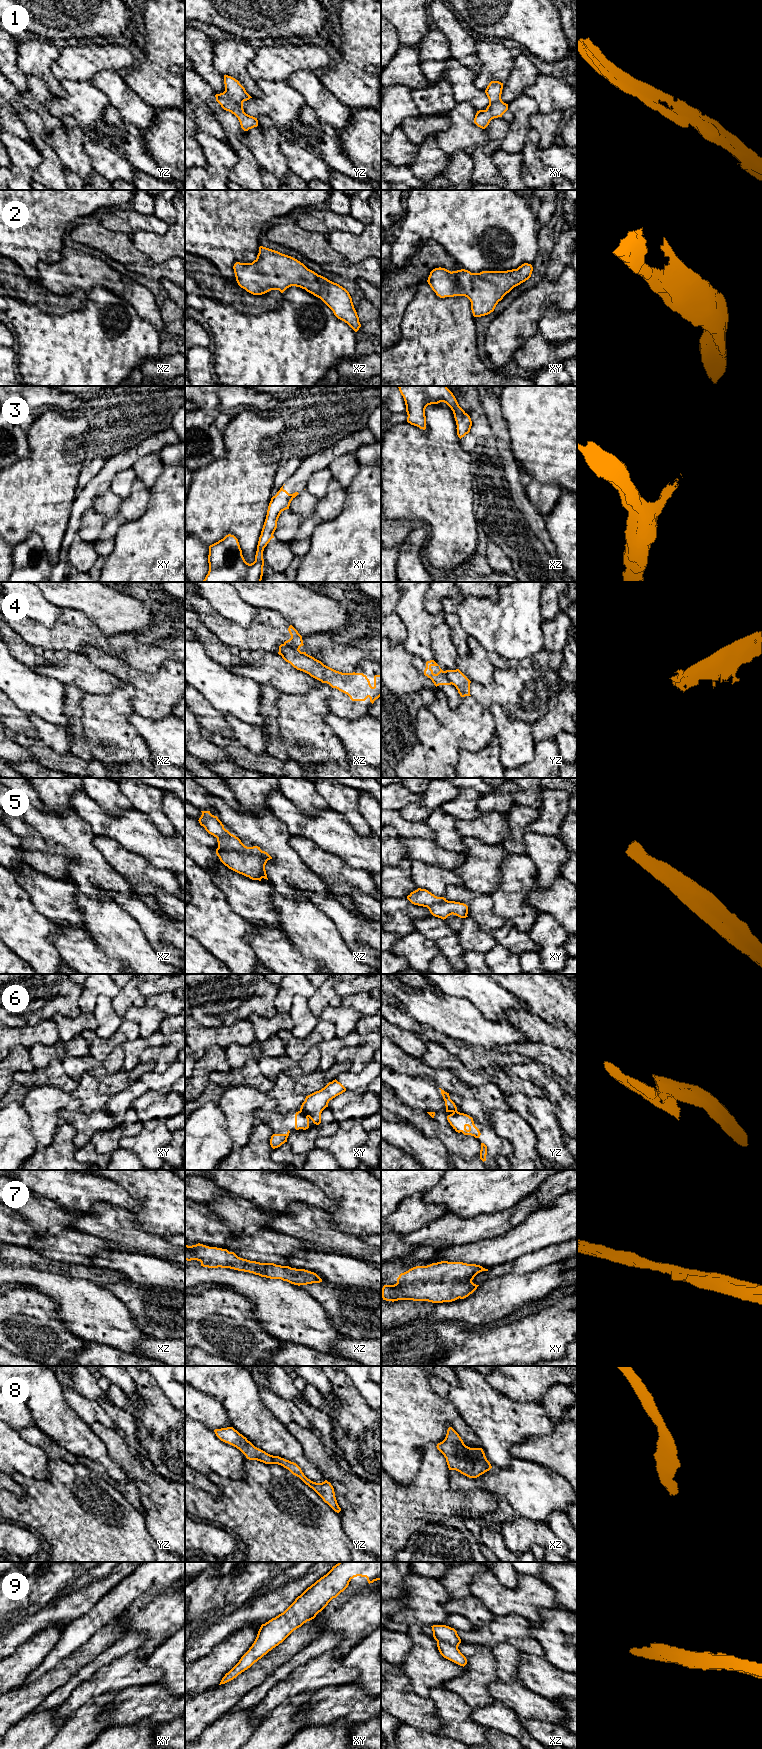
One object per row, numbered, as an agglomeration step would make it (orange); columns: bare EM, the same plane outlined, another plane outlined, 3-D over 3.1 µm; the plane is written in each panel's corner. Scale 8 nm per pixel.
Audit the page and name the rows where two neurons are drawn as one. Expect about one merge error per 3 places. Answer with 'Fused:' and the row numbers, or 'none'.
Fused: 4, 6

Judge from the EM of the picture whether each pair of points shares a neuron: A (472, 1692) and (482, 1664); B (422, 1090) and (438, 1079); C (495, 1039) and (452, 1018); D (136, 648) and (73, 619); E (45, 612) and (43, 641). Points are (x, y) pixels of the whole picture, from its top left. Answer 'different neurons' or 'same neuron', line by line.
A: same neuron
B: different neurons
C: same neuron
D: same neuron
E: different neurons

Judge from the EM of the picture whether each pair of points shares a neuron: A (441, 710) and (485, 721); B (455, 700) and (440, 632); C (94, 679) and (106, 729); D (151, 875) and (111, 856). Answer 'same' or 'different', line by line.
A: same
B: same
C: different
D: same

